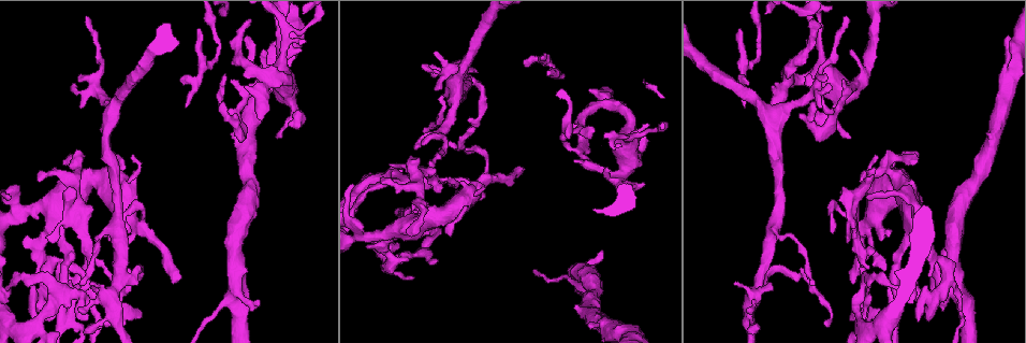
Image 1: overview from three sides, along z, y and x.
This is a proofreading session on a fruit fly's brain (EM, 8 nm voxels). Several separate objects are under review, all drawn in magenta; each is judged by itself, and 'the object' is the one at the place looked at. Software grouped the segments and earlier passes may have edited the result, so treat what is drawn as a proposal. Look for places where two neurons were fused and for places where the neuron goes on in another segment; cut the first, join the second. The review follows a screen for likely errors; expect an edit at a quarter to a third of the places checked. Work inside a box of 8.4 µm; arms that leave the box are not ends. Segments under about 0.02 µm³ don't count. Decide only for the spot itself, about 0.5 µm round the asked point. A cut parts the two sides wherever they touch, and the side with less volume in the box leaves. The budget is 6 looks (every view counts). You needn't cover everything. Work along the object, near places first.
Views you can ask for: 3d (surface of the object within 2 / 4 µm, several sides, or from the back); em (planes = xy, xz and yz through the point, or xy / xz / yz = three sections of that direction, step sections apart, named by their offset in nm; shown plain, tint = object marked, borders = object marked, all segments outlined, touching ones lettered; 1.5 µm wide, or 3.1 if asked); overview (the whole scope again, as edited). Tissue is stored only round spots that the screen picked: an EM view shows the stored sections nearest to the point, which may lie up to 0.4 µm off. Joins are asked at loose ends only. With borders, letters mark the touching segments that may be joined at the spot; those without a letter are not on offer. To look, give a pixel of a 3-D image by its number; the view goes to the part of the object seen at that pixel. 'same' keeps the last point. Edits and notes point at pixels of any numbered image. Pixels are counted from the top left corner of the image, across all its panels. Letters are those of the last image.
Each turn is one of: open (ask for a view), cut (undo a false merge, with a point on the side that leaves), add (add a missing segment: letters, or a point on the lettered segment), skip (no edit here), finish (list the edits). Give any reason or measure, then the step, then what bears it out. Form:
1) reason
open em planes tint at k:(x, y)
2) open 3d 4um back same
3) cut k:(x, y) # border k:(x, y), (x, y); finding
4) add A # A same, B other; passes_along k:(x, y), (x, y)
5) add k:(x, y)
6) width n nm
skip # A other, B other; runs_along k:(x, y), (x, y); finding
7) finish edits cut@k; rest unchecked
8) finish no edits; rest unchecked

open em xz step 8 plain at 1:(629, 138)

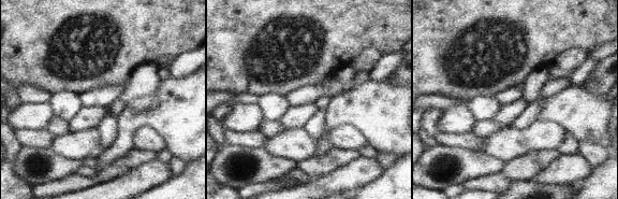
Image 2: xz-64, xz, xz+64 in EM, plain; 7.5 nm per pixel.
open em xz step 8 borders same

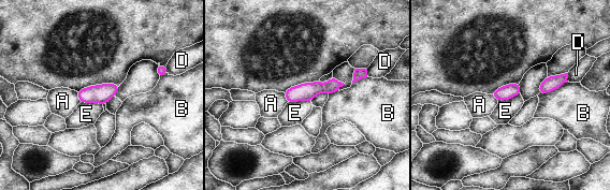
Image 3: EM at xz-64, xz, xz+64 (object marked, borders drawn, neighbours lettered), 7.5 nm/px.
width 120 nm
skip # A other, B other, D other, E other; border 3:(80, 102), (98, 102), (102, 105); all the same neuron

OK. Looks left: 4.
closes a loop
open em xy step 4 tint at 1:(866, 312)

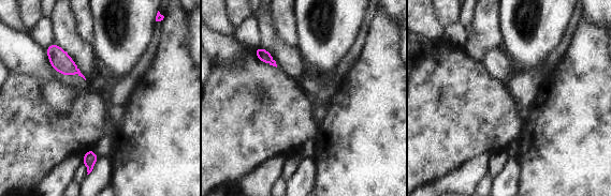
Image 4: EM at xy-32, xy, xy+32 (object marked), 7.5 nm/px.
cut it another way
open em planes borders same

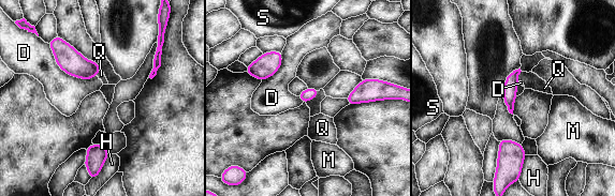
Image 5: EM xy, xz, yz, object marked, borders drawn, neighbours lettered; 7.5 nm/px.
longest_contact D 420 nm
skip # D other, H other, M other, Q other, S other; all the same neuron

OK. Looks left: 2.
free end
open 3d 2um at 1:(181, 278)

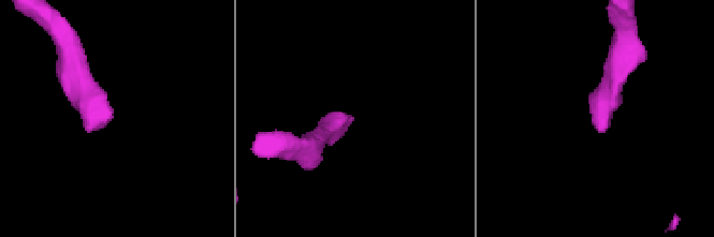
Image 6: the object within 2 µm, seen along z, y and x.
need the tissue
open em planes borders at 6:(593, 114)

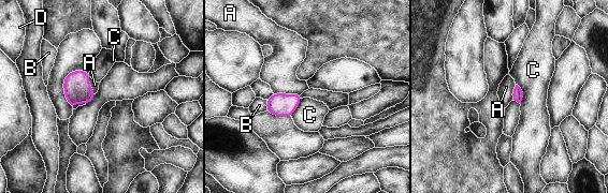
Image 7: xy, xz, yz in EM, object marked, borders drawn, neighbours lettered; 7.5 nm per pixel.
longest_contact A 200 nm
skip # A other, B other, C other, D other; border 7:(273, 92), (300, 94); none of them fits

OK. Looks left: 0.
finish no edits; rest unchecked

